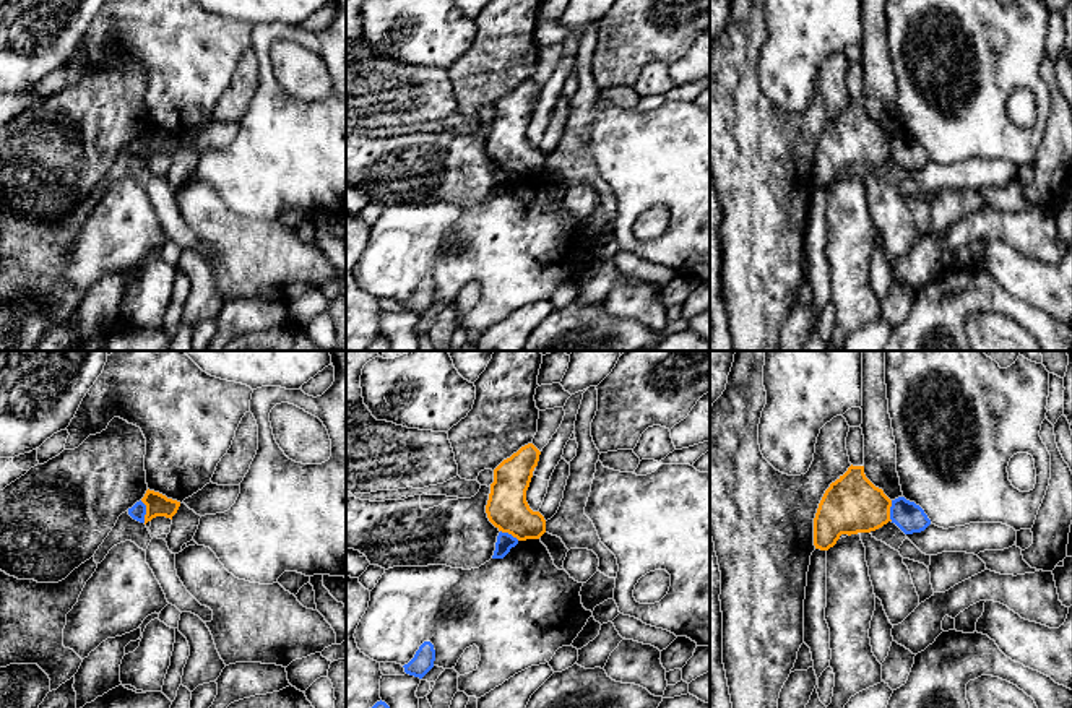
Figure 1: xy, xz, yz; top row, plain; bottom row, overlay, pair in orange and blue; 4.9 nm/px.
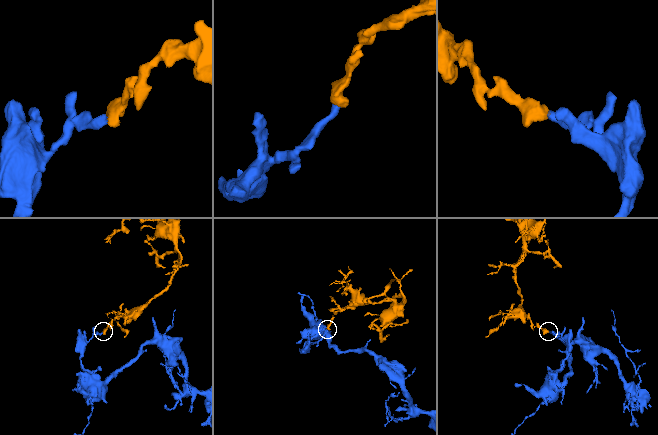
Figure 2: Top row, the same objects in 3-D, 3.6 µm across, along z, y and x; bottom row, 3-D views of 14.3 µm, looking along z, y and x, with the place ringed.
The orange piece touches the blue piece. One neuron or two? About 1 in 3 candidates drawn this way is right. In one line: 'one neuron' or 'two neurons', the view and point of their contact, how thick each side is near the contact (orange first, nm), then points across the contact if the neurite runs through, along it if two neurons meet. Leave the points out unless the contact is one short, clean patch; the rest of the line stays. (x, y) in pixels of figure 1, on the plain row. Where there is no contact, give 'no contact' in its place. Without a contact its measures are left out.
two neurons; meets orange in xy at (146, 148); 110 nm thick on the orange side, 80 nm on the other; border along xy (140, 137), (145, 142), (145, 158)

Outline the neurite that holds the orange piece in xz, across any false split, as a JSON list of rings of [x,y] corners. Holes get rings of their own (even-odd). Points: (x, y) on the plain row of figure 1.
[[[528,80],[494,106],[494,119],[486,141],[489,158],[518,177],[539,175],[546,169],[546,156],[526,138],[533,107],[541,88]]]

